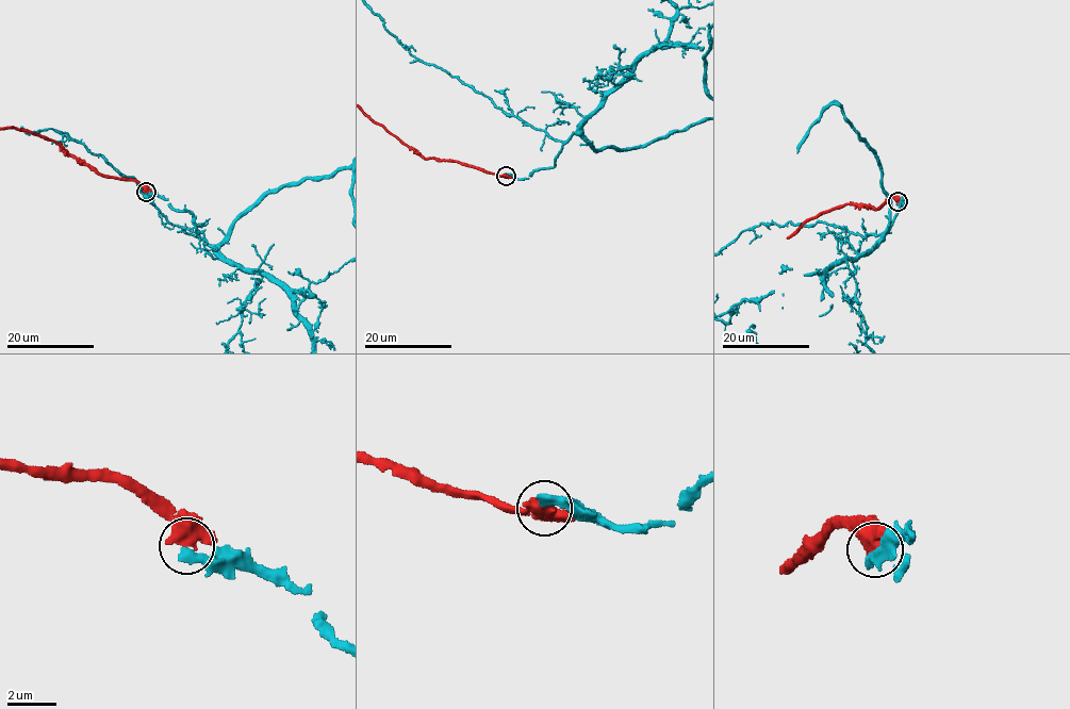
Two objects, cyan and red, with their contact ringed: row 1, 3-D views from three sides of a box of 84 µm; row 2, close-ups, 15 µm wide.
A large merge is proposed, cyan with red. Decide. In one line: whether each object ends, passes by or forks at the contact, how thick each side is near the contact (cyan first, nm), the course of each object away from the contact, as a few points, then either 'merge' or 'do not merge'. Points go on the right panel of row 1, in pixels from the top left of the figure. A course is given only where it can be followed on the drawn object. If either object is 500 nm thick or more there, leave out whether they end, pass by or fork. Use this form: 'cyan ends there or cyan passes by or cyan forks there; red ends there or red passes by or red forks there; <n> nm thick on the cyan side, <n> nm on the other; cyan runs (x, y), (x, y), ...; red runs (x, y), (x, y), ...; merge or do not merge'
cyan ends there; red passes by; 400 nm thick on the cyan side, 480 nm on the other; merge

